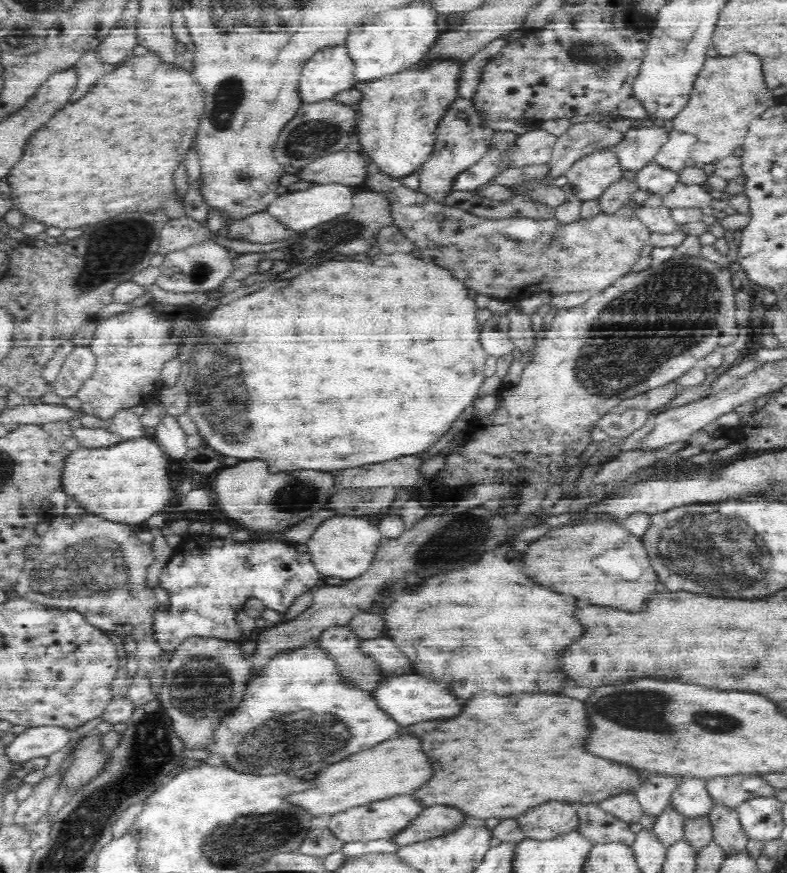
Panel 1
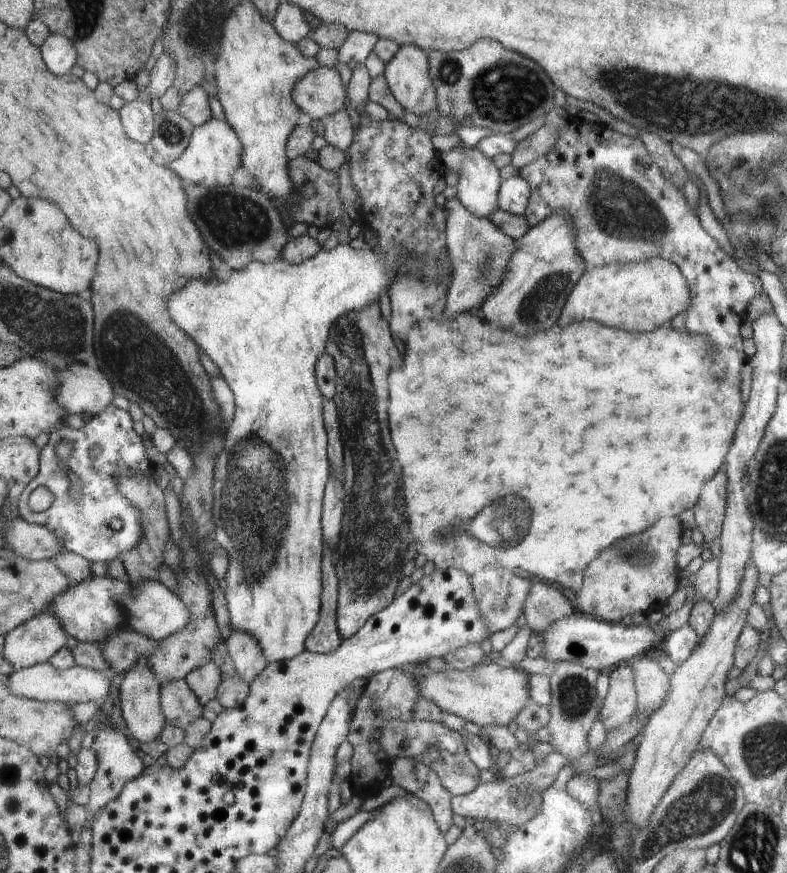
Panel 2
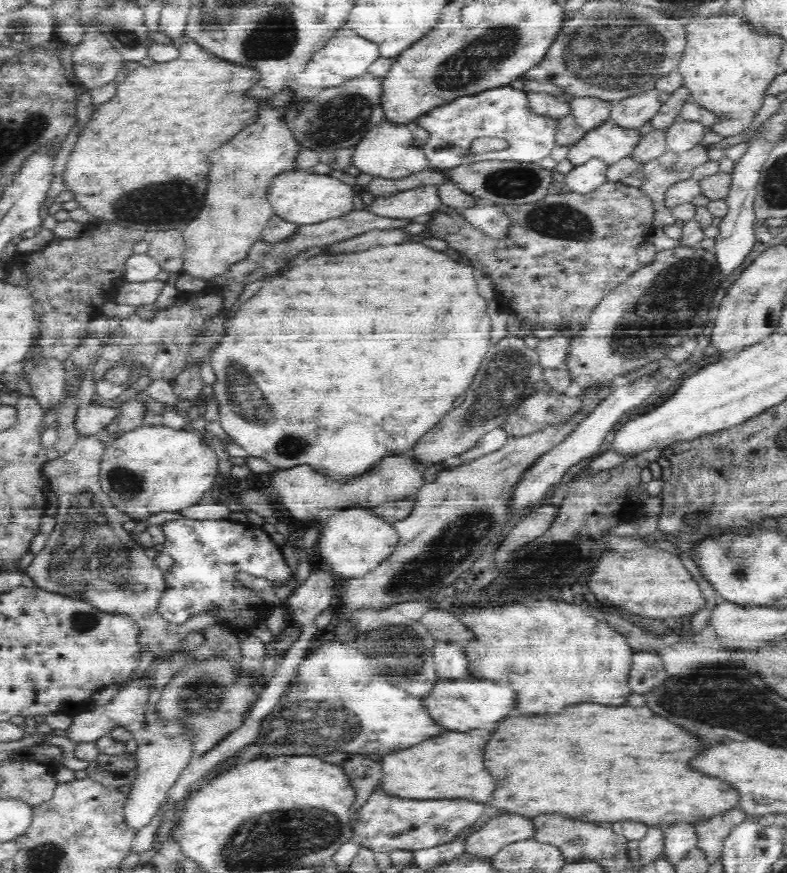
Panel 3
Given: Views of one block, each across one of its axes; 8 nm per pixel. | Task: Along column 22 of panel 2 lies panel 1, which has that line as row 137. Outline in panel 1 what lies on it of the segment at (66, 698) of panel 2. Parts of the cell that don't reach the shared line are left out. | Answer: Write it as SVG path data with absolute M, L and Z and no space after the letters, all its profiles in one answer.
M673 130L664 146L656 154L654 163L678 173L679 170L686 168L687 162L691 160L691 148L695 142L694 135Z

